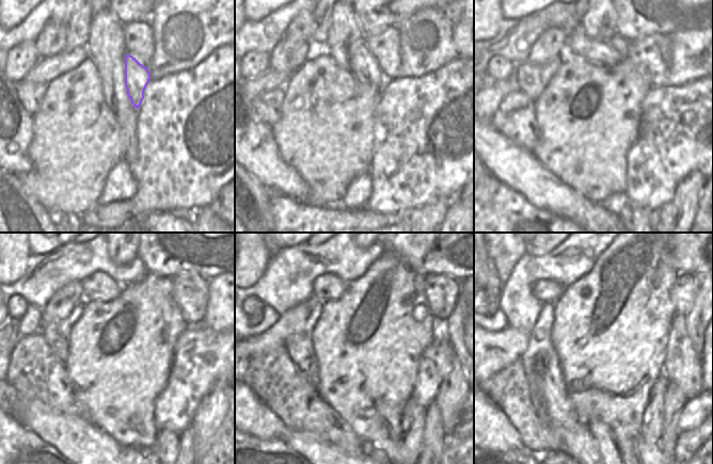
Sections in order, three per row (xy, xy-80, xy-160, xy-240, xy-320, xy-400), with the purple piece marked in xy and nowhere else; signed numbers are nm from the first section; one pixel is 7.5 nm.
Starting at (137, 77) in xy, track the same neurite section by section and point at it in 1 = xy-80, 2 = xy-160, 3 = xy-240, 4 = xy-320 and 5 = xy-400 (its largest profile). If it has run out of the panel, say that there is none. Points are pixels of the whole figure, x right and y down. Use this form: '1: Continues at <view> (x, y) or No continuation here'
1: Continues at xy-80 (364, 66)
2: Continues at xy-160 (600, 53)
3: Continues at xy-240 (100, 287)
4: Continues at xy-320 (327, 287)
5: Continues at xy-400 (547, 291).

